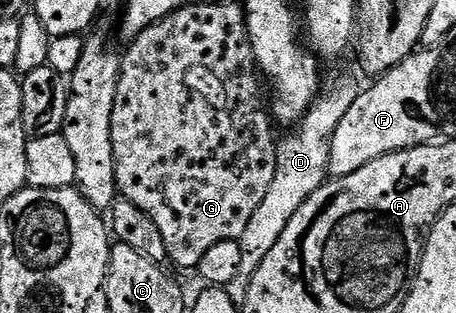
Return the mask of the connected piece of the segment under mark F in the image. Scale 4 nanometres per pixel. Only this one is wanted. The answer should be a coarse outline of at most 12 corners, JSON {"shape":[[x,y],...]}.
{"shape":[[440,45],[357,92],[330,143],[333,178],[408,149],[408,77],[440,77]]}

